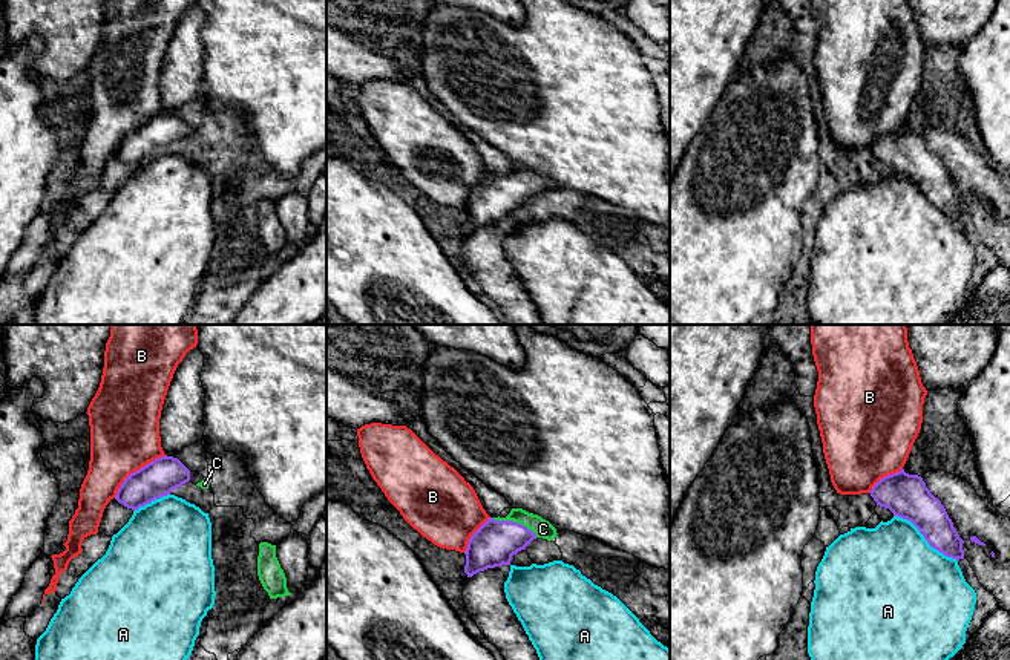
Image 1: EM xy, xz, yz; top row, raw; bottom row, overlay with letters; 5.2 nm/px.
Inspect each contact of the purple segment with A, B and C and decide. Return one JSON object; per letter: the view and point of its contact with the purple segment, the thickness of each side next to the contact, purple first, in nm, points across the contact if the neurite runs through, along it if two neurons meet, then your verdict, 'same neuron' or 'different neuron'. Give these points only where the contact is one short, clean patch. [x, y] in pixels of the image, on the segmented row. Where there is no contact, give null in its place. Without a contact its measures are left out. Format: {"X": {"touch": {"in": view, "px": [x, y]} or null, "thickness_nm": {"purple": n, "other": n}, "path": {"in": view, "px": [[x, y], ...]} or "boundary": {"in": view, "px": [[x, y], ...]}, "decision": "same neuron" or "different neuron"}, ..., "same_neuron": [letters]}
{"A": {"touch": {"in": "yz", "px": [924, 538]}, "thickness_nm": {"purple": 220, "other": 500}, "decision": "different neuron"}, "B": {"touch": {"in": "xy", "px": [137, 470]}, "thickness_nm": {"purple": 190, "other": 360}, "boundary": {"in": "xy", "px": [[166, 455], [157, 457], [134, 470], [114, 496]]}, "decision": "different neuron"}, "C": {"touch": {"in": "xz", "px": [512, 521]}, "thickness_nm": {"purple": 240, "other": 100}, "path": {"in": "xz", "px": [[494, 544], [512, 521], [524, 527], [543, 529]]}, "decision": "same neuron"}, "same_neuron": ["C"]}

